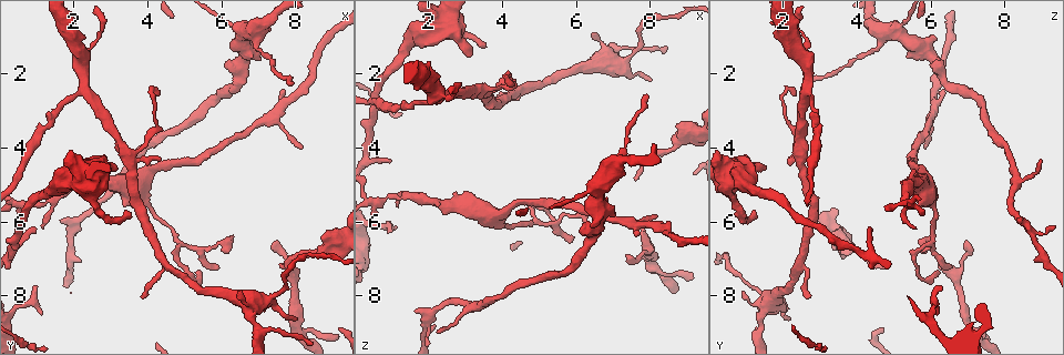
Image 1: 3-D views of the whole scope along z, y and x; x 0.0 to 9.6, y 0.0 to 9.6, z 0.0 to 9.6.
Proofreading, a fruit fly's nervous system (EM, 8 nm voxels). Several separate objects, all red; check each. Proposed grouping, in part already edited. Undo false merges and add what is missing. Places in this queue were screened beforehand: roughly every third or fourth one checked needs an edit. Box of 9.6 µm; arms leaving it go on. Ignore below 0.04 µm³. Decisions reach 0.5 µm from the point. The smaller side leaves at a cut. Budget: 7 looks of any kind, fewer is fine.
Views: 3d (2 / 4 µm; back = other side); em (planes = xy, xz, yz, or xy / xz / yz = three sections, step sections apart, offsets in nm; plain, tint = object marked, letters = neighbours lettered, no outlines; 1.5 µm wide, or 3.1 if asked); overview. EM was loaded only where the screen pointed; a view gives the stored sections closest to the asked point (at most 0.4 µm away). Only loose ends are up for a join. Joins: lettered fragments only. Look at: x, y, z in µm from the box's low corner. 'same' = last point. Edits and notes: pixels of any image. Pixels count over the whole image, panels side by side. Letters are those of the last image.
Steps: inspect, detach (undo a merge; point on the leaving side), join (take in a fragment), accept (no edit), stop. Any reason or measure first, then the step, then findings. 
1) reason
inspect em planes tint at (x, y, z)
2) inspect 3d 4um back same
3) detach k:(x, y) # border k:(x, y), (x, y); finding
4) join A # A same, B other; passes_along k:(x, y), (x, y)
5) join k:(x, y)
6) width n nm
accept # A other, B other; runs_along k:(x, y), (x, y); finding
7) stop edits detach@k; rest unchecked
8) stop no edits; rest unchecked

an open end
inspect 3d 4um at (3.80, 8.10, 2.70)

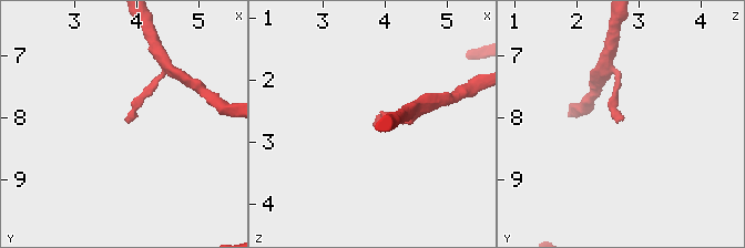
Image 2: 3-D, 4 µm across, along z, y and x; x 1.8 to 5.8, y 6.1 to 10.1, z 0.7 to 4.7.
inspect em yz step 8 letters at (3.85, 8.00, 2.70)

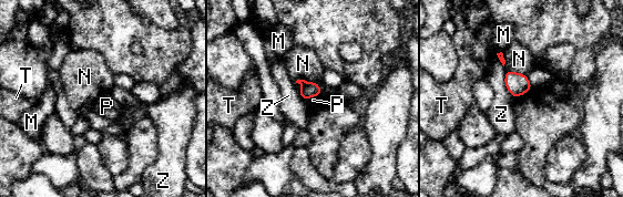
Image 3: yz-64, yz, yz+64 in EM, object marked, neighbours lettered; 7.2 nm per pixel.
width 110 nm
accept # M other, N other, P other, T other, Z other; border 3:(295, 81), (306, 80), (319, 84); no lettered fragment goes on from it

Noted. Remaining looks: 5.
free end
inspect 3d 2um at (7.95, 2.30, 2.60)

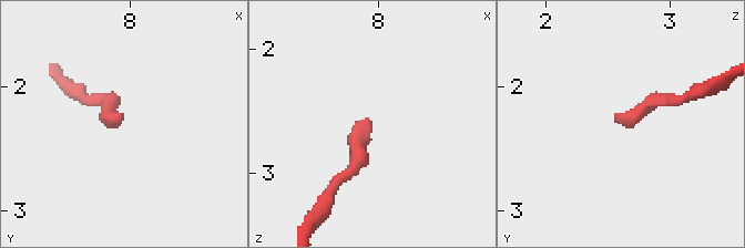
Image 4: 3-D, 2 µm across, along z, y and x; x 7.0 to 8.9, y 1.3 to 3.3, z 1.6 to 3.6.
now the EM
inspect em xy step 8 letters at (7.92, 2.28, 2.56)

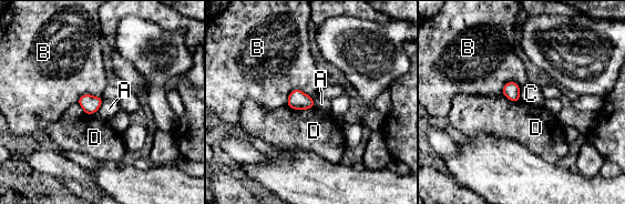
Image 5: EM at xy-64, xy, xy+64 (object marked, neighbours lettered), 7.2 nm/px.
accept # A other, B other, C other, D other; border 5:(103, 99), (100, 106), (90, 114); none of them fits

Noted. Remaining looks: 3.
an open end
inspect em xz step 4 letters at (9.10, 9.20, 7.55)

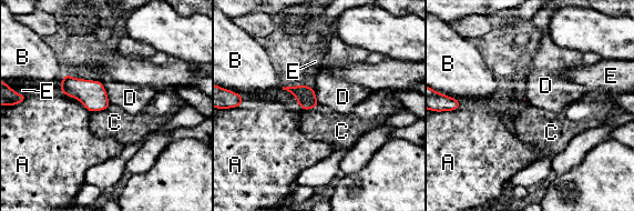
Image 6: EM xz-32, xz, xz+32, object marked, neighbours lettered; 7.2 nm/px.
inspect em planes letters same

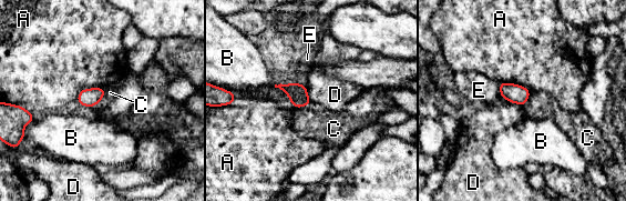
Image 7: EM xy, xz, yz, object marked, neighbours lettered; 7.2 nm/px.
longest_contact A 240 nm
accept # A other, B other, C other, D other, E other; border 7:(105, 88), (103, 98), (92, 108); none of them fits

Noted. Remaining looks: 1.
stop no edits; rest unchecked

